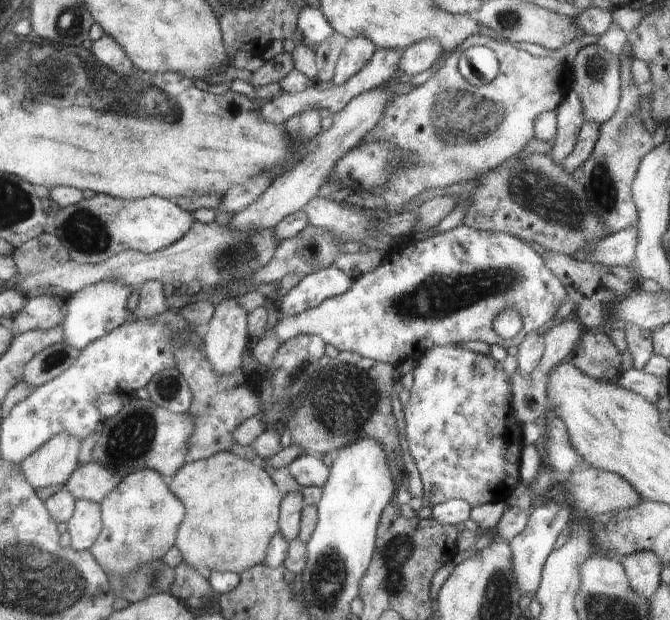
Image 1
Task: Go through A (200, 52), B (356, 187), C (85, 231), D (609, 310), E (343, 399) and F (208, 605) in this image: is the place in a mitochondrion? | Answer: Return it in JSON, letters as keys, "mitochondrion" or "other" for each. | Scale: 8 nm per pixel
{"A":"other","B":"other","C":"mitochondrion","D":"other","E":"mitochondrion","F":"other"}

